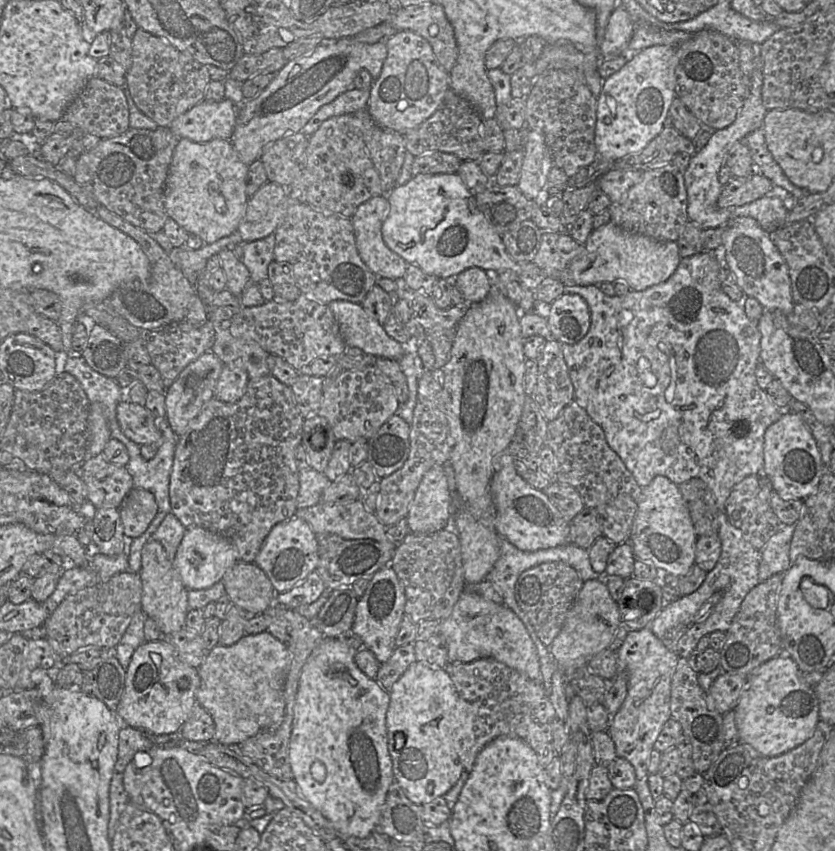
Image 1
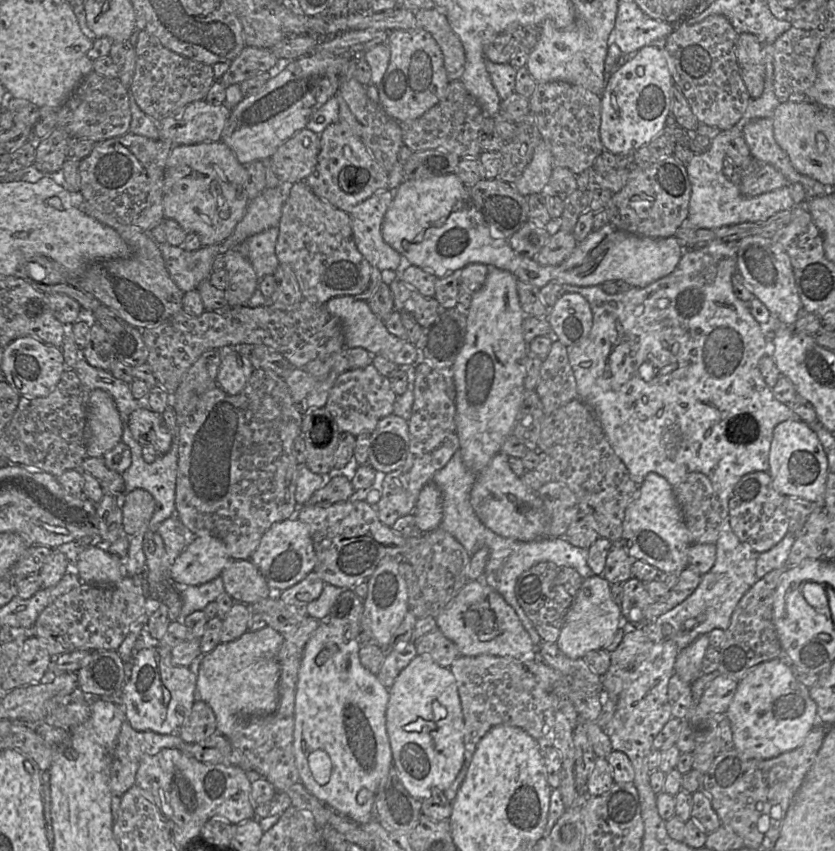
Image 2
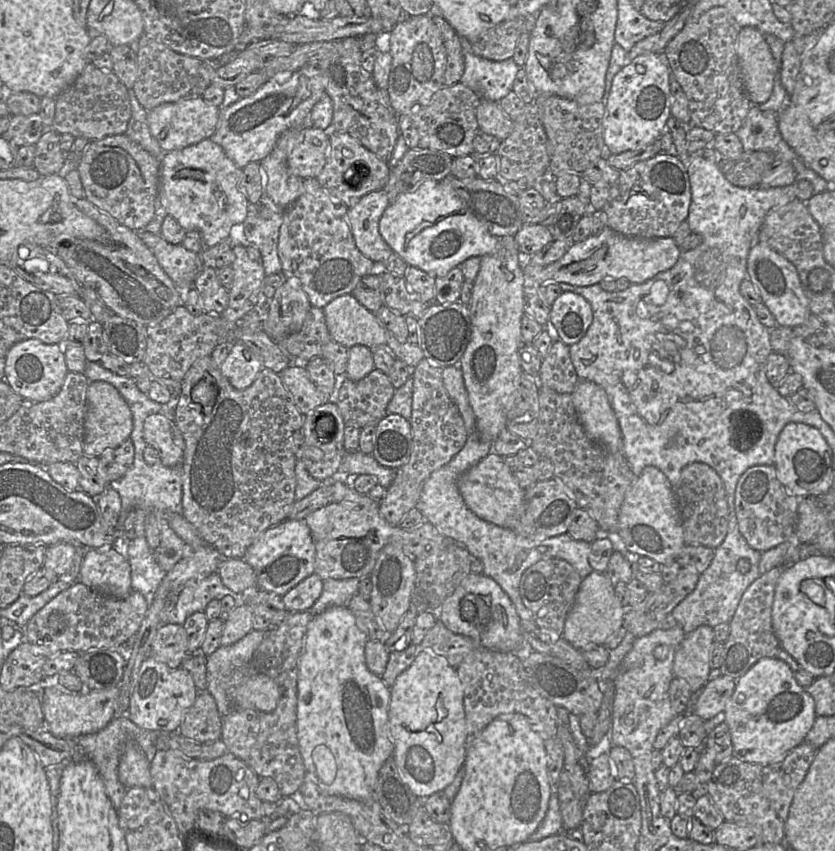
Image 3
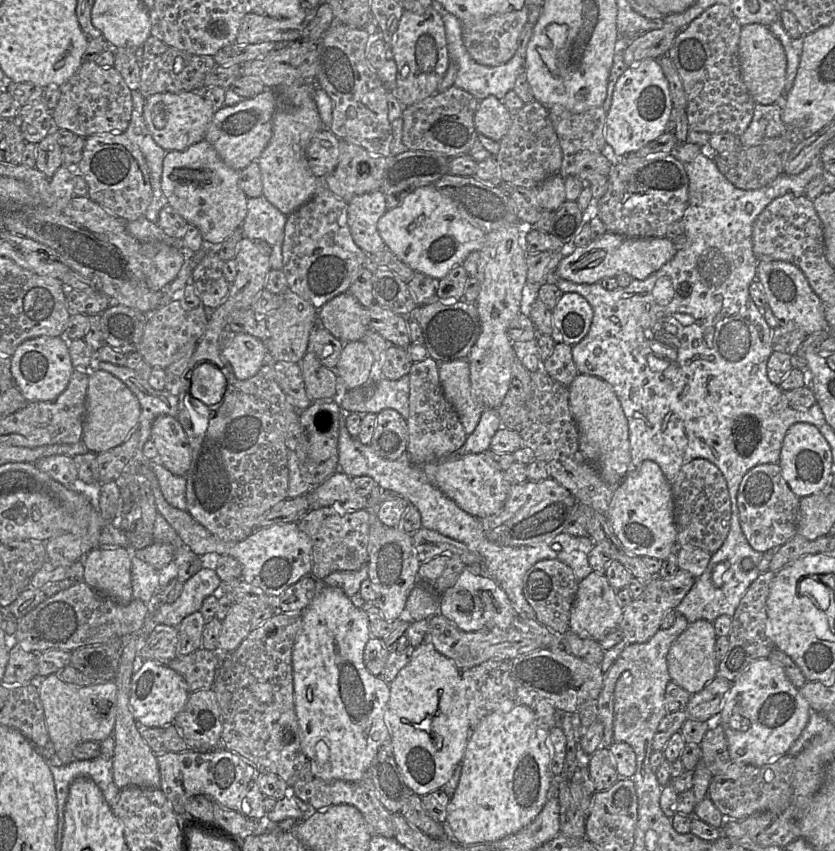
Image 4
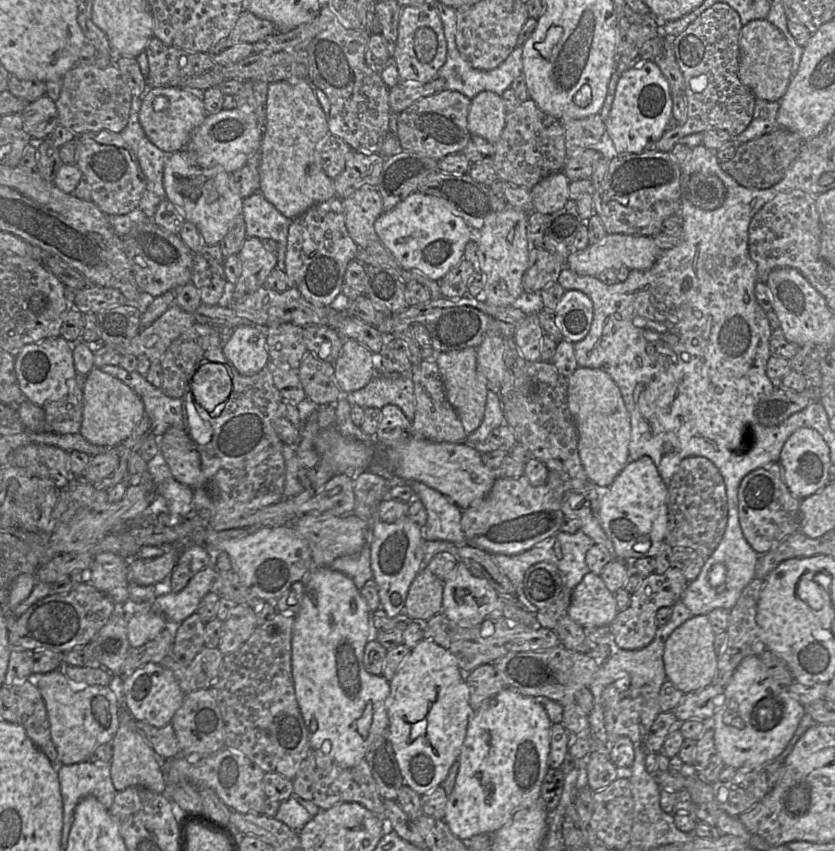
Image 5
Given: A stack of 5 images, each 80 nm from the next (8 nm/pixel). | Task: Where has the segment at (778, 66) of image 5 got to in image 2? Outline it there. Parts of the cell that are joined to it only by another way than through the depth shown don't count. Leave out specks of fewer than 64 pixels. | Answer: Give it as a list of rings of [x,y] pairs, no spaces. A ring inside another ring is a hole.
[[[751,33],[738,35],[737,62],[750,98],[759,98],[764,90],[765,62],[762,55],[762,44],[755,35]]]

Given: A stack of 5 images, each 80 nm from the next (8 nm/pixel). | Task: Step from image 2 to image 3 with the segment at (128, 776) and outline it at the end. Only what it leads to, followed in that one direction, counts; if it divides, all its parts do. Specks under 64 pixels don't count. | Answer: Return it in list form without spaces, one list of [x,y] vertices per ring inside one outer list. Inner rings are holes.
[[[122,715],[120,717],[113,717],[105,728],[96,733],[64,739],[71,739],[75,745],[70,761],[90,760],[94,764],[104,783],[106,794],[110,799],[113,808],[117,811],[125,792],[128,789],[119,781],[117,772],[124,743],[128,740],[135,741],[143,752],[151,758],[158,750],[156,739],[159,734],[162,733],[139,728],[127,715]]]

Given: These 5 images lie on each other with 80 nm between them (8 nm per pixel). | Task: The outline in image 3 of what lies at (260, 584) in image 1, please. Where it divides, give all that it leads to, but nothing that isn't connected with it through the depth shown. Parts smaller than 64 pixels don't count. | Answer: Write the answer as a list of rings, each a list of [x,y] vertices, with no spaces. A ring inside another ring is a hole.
[[[222,558],[217,573],[230,594],[238,595],[247,588],[257,586],[254,570],[242,559]]]

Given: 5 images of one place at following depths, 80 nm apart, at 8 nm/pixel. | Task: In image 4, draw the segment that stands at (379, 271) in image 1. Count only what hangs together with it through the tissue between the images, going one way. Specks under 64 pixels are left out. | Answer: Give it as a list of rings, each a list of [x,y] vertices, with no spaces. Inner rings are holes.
[[[381,190],[355,196],[348,202],[348,225],[356,245],[367,255],[384,249],[377,223],[387,211],[386,200]]]

